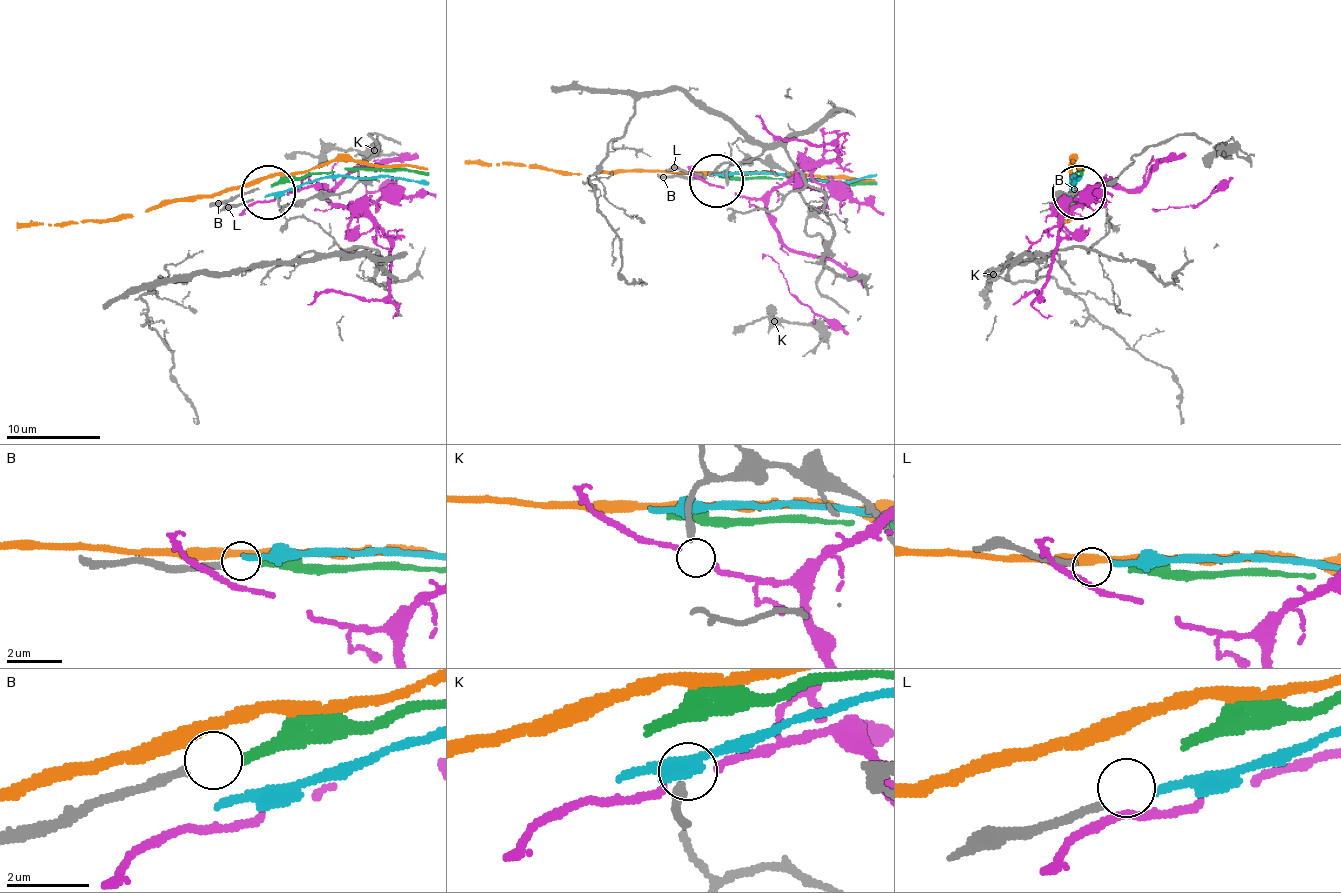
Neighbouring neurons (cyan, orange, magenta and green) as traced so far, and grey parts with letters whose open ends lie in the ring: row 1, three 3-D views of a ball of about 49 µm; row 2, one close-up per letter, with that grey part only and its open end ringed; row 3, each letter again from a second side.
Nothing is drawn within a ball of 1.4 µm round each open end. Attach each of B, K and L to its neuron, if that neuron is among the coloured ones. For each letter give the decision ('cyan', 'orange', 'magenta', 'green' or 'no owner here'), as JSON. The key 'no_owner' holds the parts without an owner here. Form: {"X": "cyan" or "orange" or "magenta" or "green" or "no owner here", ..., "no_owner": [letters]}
{"B": "green", "K": "no owner here", "L": "no owner here", "no_owner": ["K", "L"]}

